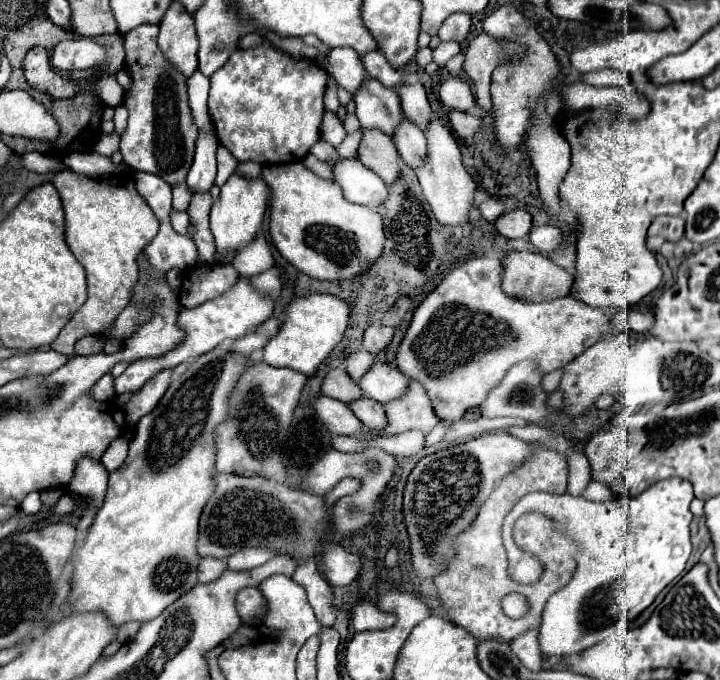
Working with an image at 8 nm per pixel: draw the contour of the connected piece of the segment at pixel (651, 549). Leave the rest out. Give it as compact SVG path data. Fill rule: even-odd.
M668 478L662 482L656 482L642 494L634 498L612 498L606 502L592 502L586 498L574 498L570 494L546 494L546 492L534 492L524 496L512 512L506 516L502 526L502 540L504 548L512 554L514 550L514 538L512 528L514 522L526 514L526 512L538 512L554 522L560 524L566 536L570 536L578 544L578 556L576 556L576 572L572 580L558 592L554 592L542 612L542 624L540 624L540 650L544 656L570 656L586 650L588 646L596 644L596 632L604 630L606 626L614 624L618 618L632 620L636 618L644 608L648 608L654 598L662 592L664 586L668 586L686 566L686 560L692 552L690 544L690 522L692 512L688 510L690 502L694 498L692 484L682 478Z

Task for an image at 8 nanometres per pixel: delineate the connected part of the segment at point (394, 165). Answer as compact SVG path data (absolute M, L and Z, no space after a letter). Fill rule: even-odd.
M362 128L358 160L366 168L374 170L386 184L392 184L396 180L396 174L400 174L402 166L392 138L380 130L368 130L368 128Z

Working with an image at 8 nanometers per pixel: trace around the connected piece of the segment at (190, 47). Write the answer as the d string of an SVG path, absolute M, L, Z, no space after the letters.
M172 2L160 22L158 48L184 78L190 78L198 70L194 18L188 16L180 2Z

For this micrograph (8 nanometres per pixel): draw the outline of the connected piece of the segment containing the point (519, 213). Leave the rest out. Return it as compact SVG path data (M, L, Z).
M510 210L510 212L504 212L494 222L494 226L498 234L502 234L504 238L524 238L532 228L532 216L524 210Z

